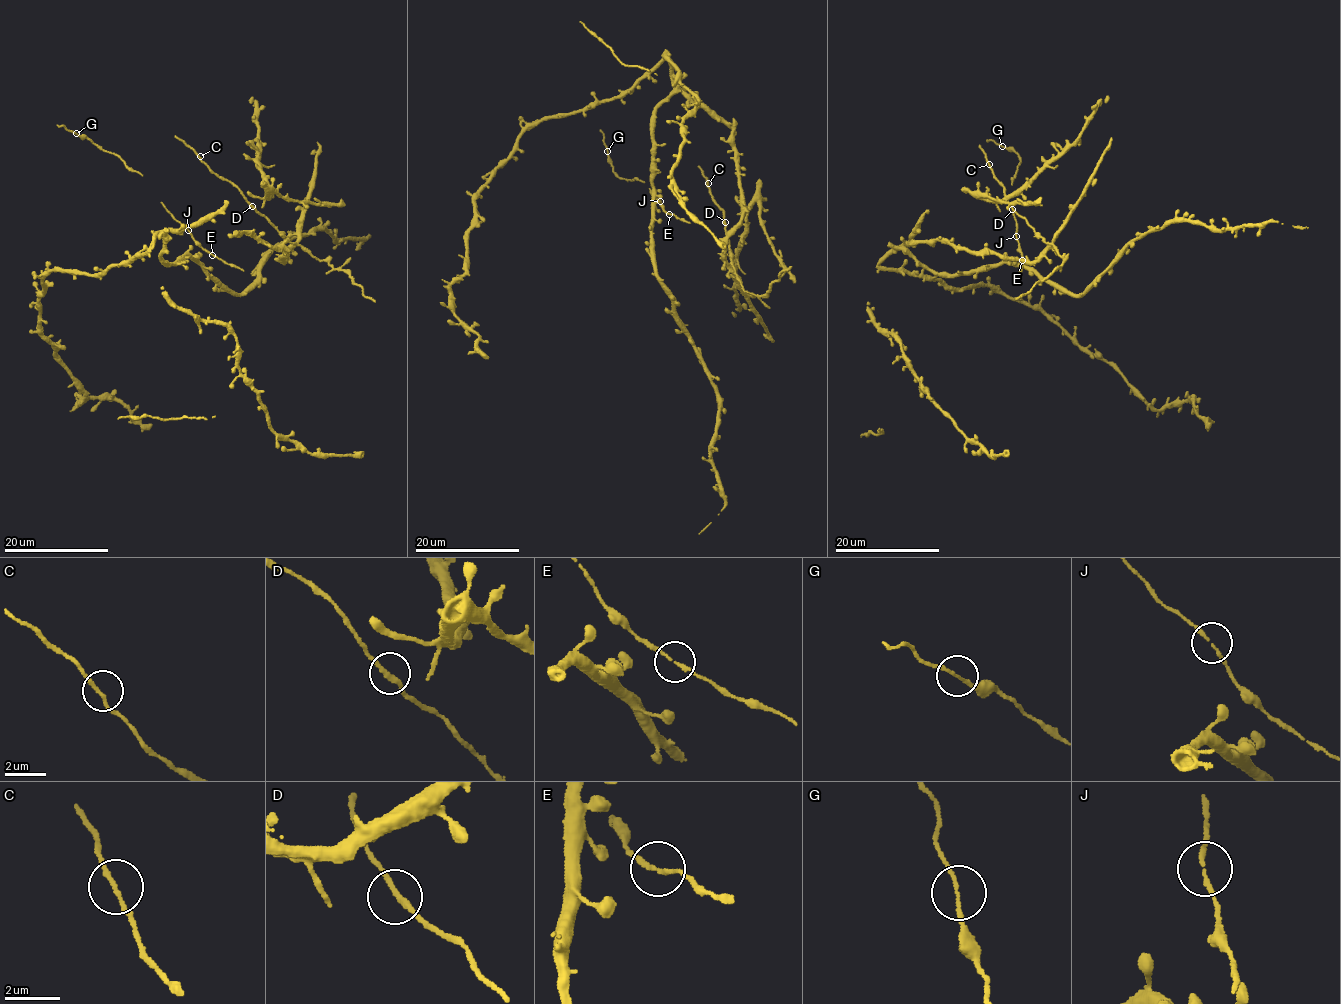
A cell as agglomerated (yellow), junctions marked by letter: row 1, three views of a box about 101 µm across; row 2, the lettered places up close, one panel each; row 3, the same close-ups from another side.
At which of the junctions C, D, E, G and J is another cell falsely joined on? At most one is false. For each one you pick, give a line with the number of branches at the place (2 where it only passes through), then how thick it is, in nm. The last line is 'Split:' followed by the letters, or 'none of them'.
Split: none of them

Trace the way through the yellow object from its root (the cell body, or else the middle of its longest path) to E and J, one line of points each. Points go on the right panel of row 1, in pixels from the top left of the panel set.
E: (902, 248), (929, 269), (948, 275), (970, 274), (1003, 262), (1021, 263), (1020, 254), (1022, 260)
J: (902, 248), (939, 274), (970, 274), (1003, 262), (1021, 263), (1017, 236)

